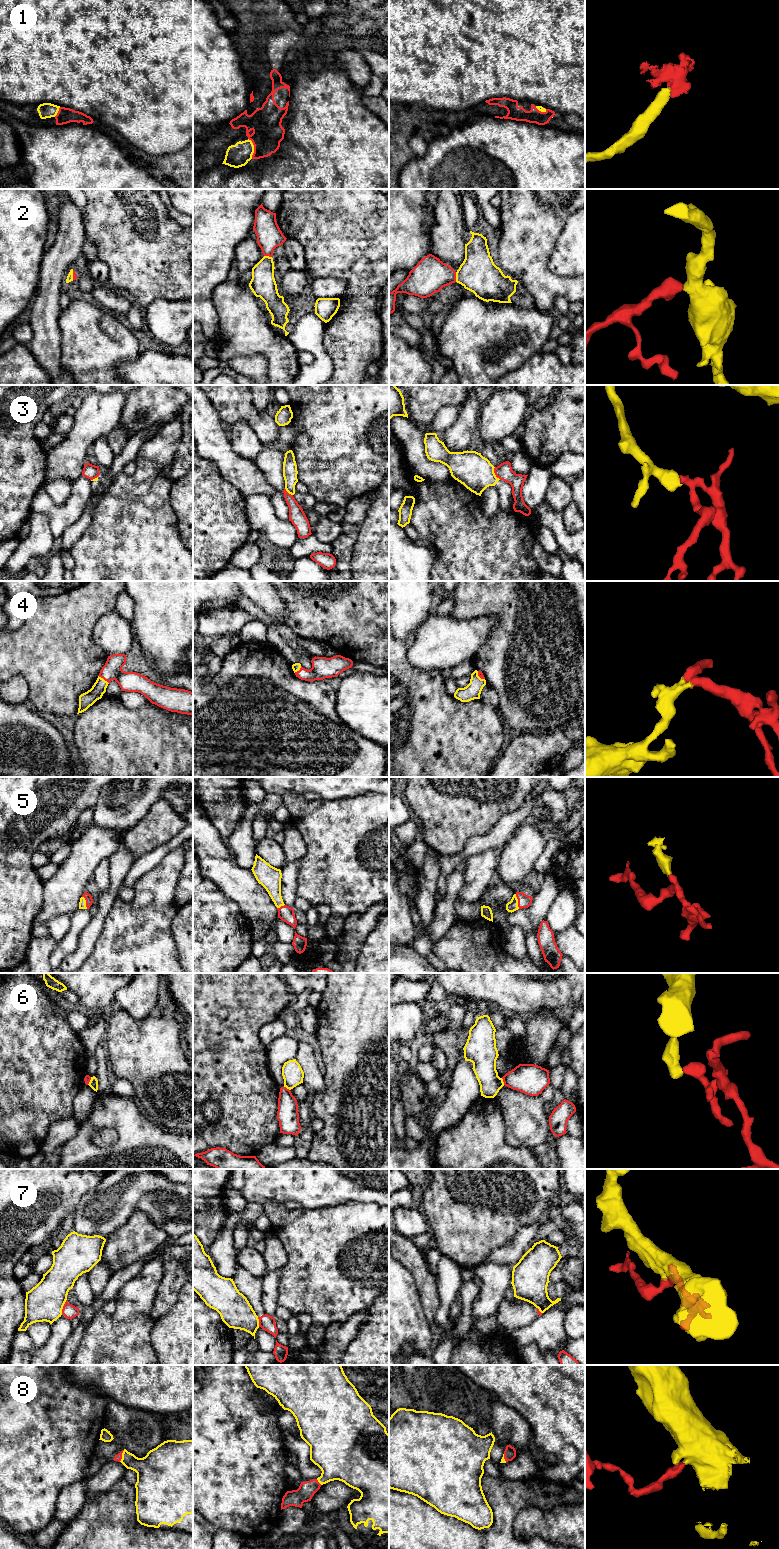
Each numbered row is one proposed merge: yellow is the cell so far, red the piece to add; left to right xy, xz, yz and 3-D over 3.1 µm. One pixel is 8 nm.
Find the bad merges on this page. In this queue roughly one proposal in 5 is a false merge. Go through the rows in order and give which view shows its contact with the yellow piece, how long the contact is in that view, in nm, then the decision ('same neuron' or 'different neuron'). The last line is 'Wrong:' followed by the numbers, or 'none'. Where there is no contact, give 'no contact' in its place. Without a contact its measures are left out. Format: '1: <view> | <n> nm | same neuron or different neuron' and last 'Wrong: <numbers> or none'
1: xz | 170 nm | same neuron
2: yz | 80 nm | same neuron
3: yz | 120 nm | different neuron
4: xy | 110 nm | same neuron
5: yz | 120 nm | same neuron
6: yz | 60 nm | different neuron
7: xy | 110 nm | different neuron
8: xy | 100 nm | same neuron
Wrong: 3, 6, 7

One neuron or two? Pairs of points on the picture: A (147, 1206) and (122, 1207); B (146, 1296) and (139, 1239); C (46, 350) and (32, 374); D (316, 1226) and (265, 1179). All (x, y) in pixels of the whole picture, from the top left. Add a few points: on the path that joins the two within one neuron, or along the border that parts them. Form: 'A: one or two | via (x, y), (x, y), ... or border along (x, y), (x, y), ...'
A: two | border along (156, 1192), (146, 1192), (138, 1201), (136, 1210)
B: two | border along (153, 1258), (149, 1260)
C: two | border along (28, 345), (35, 359), (49, 374)
D: two | border along (283, 1203), (268, 1201), (263, 1205)

